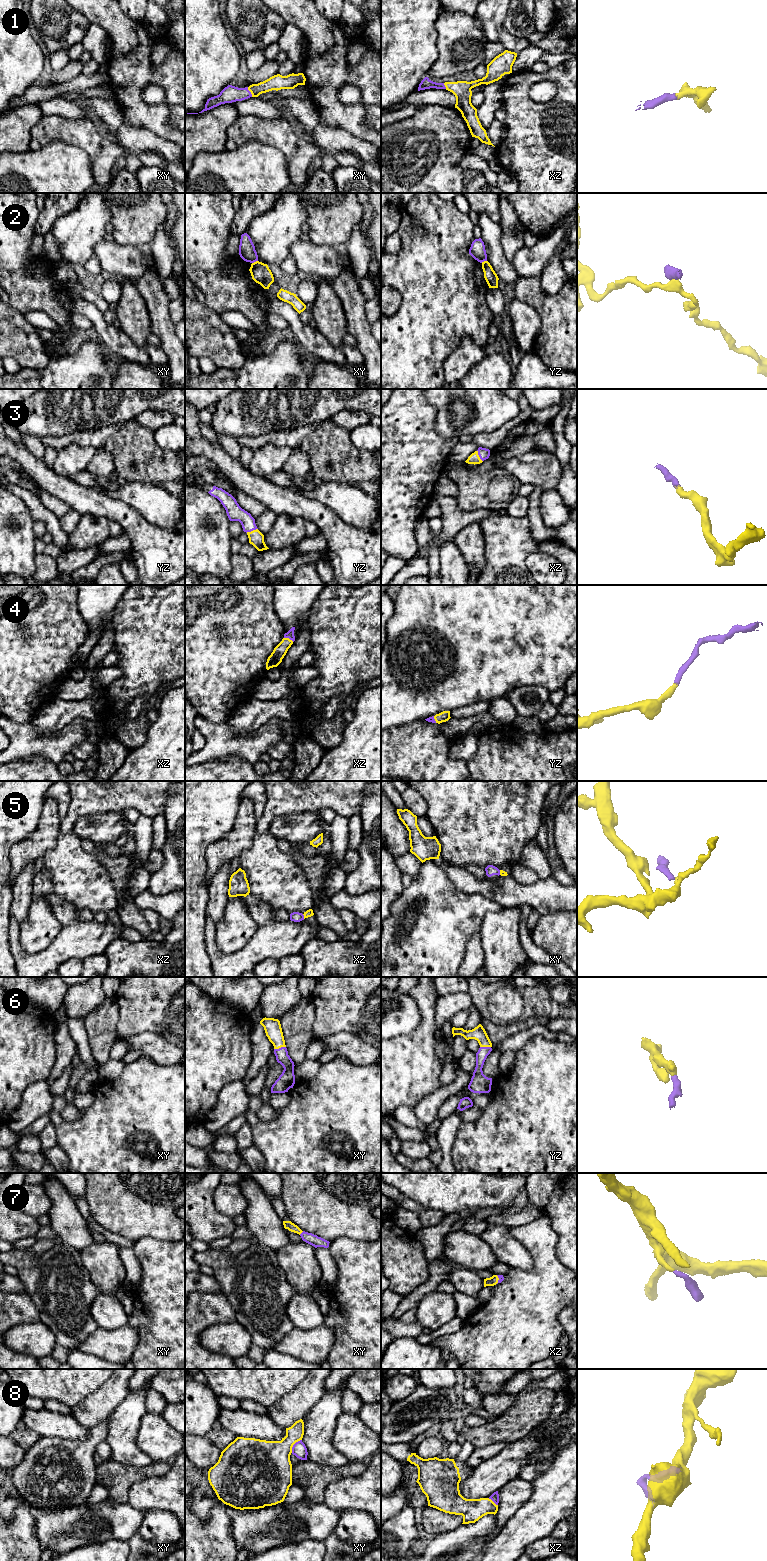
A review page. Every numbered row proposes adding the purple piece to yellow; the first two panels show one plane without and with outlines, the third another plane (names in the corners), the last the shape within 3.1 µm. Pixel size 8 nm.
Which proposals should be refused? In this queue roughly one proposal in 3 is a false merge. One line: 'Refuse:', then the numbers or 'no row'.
Refuse: 2, 5, 8

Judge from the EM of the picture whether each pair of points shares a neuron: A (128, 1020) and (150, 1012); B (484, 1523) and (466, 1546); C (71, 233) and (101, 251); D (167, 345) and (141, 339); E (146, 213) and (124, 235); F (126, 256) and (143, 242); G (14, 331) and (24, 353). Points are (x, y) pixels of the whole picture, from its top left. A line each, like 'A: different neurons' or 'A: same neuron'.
A: same neuron
B: same neuron
C: different neurons
D: different neurons
E: same neuron
F: different neurons
G: same neuron

